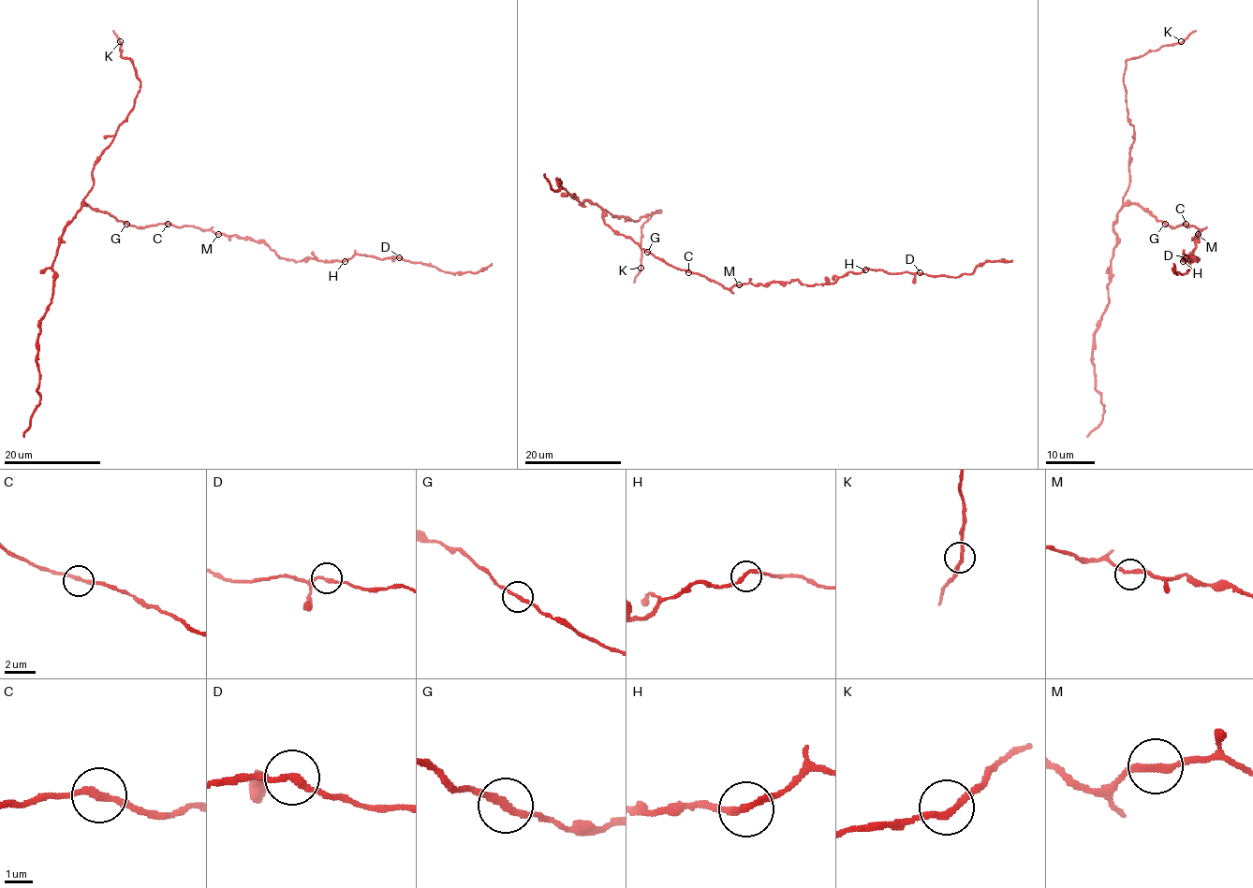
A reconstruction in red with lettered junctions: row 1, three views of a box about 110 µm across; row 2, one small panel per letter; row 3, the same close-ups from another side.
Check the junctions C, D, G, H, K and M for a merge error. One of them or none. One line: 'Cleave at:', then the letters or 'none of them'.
Cleave at: none of them

